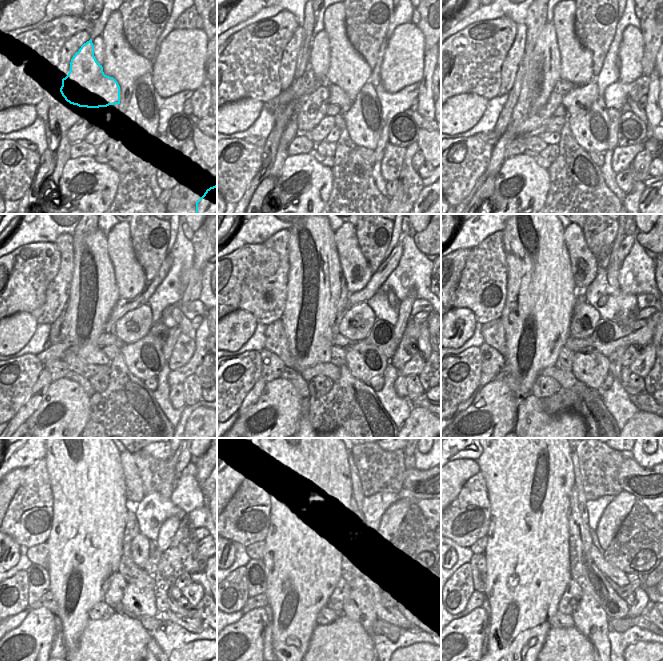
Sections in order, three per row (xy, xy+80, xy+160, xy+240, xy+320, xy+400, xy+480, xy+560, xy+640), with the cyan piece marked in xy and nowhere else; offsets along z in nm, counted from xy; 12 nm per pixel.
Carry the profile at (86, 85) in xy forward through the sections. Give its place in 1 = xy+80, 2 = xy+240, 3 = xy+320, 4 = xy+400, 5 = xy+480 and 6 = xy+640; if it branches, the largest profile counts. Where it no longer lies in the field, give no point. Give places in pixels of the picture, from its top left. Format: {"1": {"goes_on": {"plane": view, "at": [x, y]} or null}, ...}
{"1": {"goes_on": {"plane": "xy+80", "at": [298, 92]}}, "2": {"goes_on": {"plane": "xy+240", "at": [135, 324]}}, "3": {"goes_on": {"plane": "xy+320", "at": [356, 324]}}, "4": {"goes_on": {"plane": "xy+400", "at": [585, 317]}}, "5": {"goes_on": {"plane": "xy+480", "at": [140, 546]}}, "6": {"goes_on": {"plane": "xy+640", "at": [620, 578]}}}

